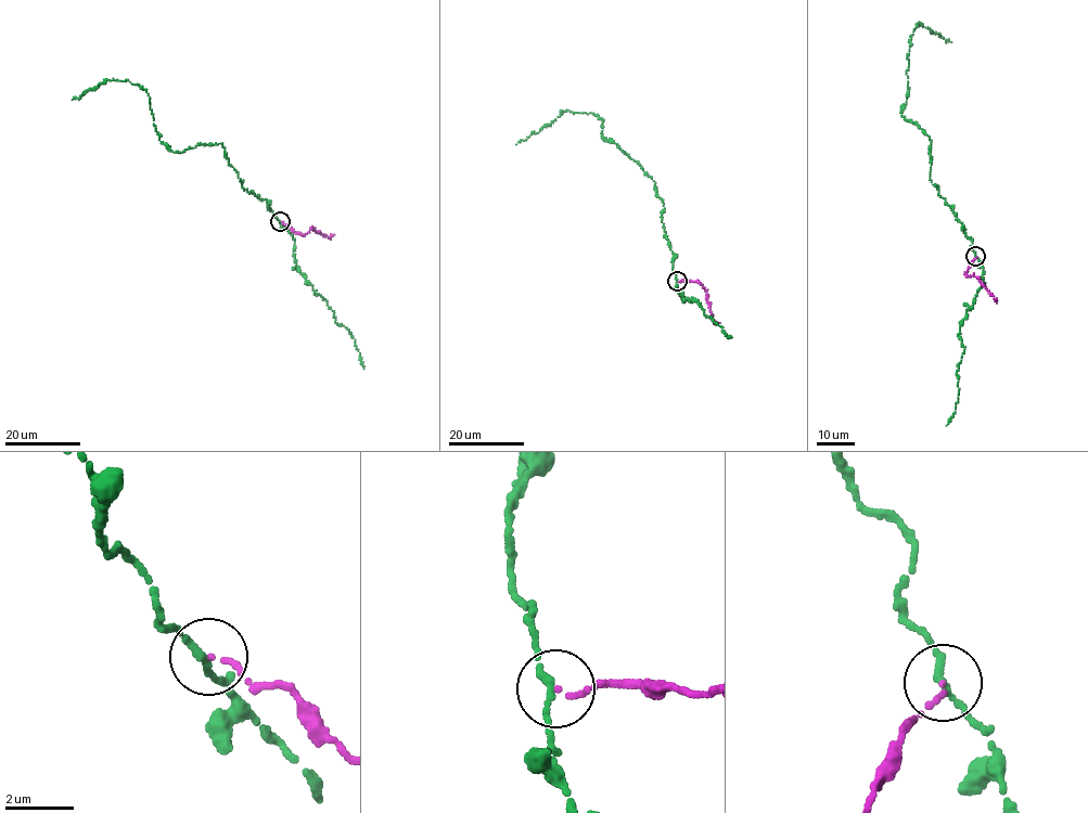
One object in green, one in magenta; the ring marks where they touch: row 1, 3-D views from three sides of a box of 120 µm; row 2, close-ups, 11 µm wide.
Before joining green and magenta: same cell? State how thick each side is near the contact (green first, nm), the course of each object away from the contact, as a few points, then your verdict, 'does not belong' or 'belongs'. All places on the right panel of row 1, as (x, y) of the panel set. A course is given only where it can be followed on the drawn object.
220/140 nm | green via (976, 256), (962, 223), (931, 181), (931, 140), (900, 113), (907, 98), (906, 56), (917, 23), (950, 41) | magenta via (976, 256), (965, 275), (977, 278), (996, 299) | does not belong

